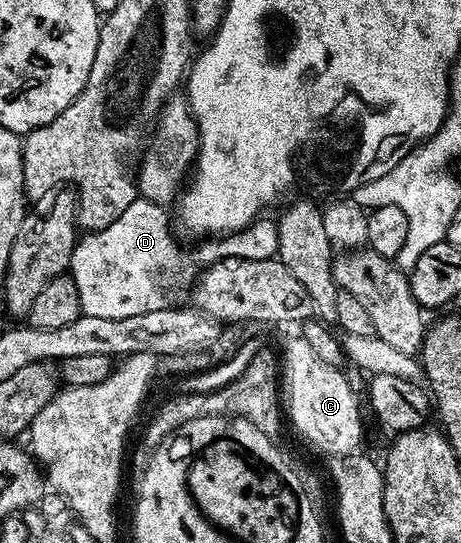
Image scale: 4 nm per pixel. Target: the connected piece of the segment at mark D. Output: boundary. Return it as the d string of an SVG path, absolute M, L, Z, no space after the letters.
M137 197L133 201L133 205L129 205L129 209L125 209L125 213L121 213L121 217L117 217L117 221L113 221L113 225L109 225L105 229L100 231L93 231L84 234L82 238L78 240L71 254L71 265L69 268L70 277L77 285L77 292L80 298L80 309L82 314L89 317L105 317L105 318L125 318L132 316L140 316L143 313L150 313L154 310L169 309L170 307L178 308L183 295L192 290L193 284L196 282L197 277L192 275L191 267L187 267L187 259L179 259L179 255L175 255L175 249L179 245L176 237L171 236L173 231L172 220L169 219L163 223L163 210L164 208L158 203L154 203L151 200Z

